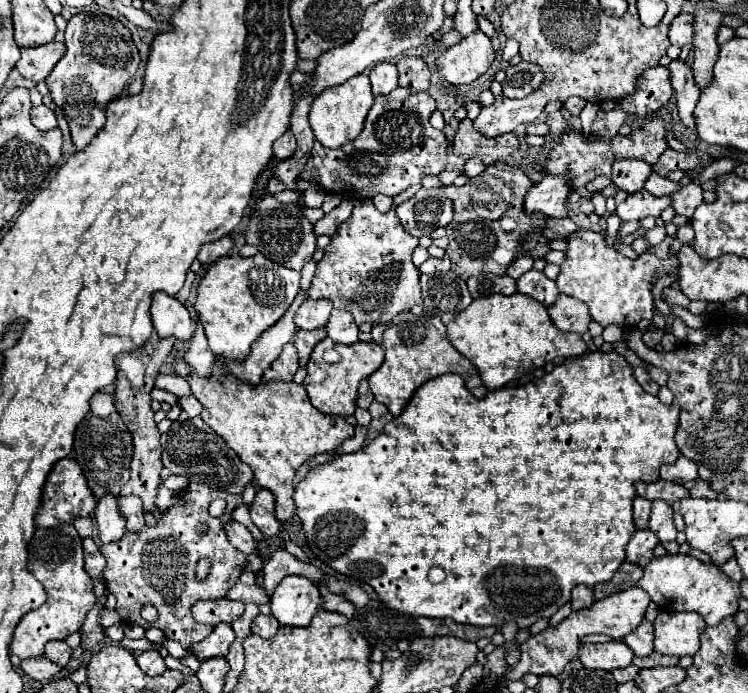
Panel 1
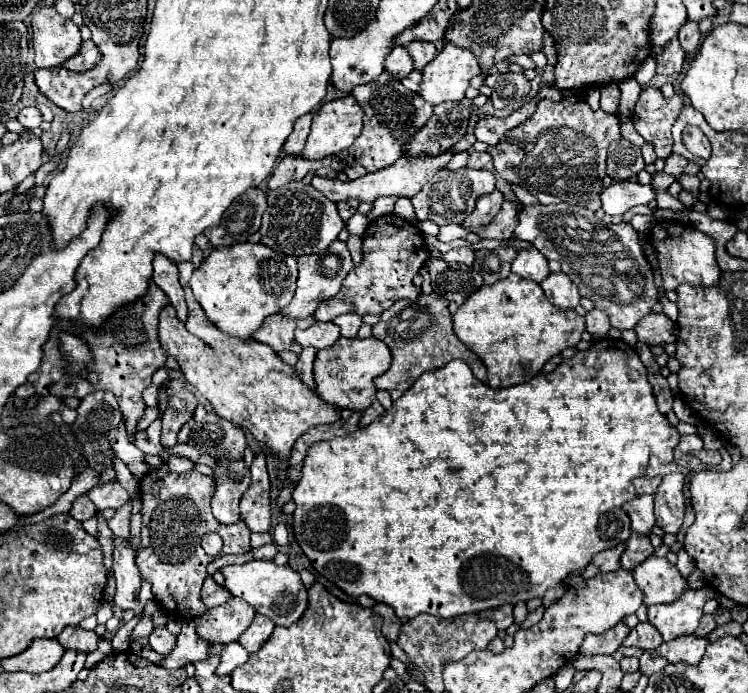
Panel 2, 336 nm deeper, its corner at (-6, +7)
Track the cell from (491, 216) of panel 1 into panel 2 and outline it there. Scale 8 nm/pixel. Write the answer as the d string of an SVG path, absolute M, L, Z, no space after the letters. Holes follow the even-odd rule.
M494 189L494 191L488 193L488 195L482 195L482 197L476 201L474 211L464 219L462 227L464 227L466 231L472 231L472 227L490 225L492 219L498 215L502 203L504 203L504 195L502 195L498 189Z

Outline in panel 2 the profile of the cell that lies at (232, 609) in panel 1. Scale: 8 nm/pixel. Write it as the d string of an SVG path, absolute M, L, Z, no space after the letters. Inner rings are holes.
M232 597L224 605L208 609L202 619L194 619L196 633L210 643L230 643L248 629L254 615L250 603Z

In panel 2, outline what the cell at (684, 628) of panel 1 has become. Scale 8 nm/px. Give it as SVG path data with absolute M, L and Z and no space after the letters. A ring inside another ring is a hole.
M710 587L690 589L674 603L650 605L648 621L660 631L664 641L672 641L680 635L690 635L698 627L700 617L704 615L704 603L710 597L716 597Z

